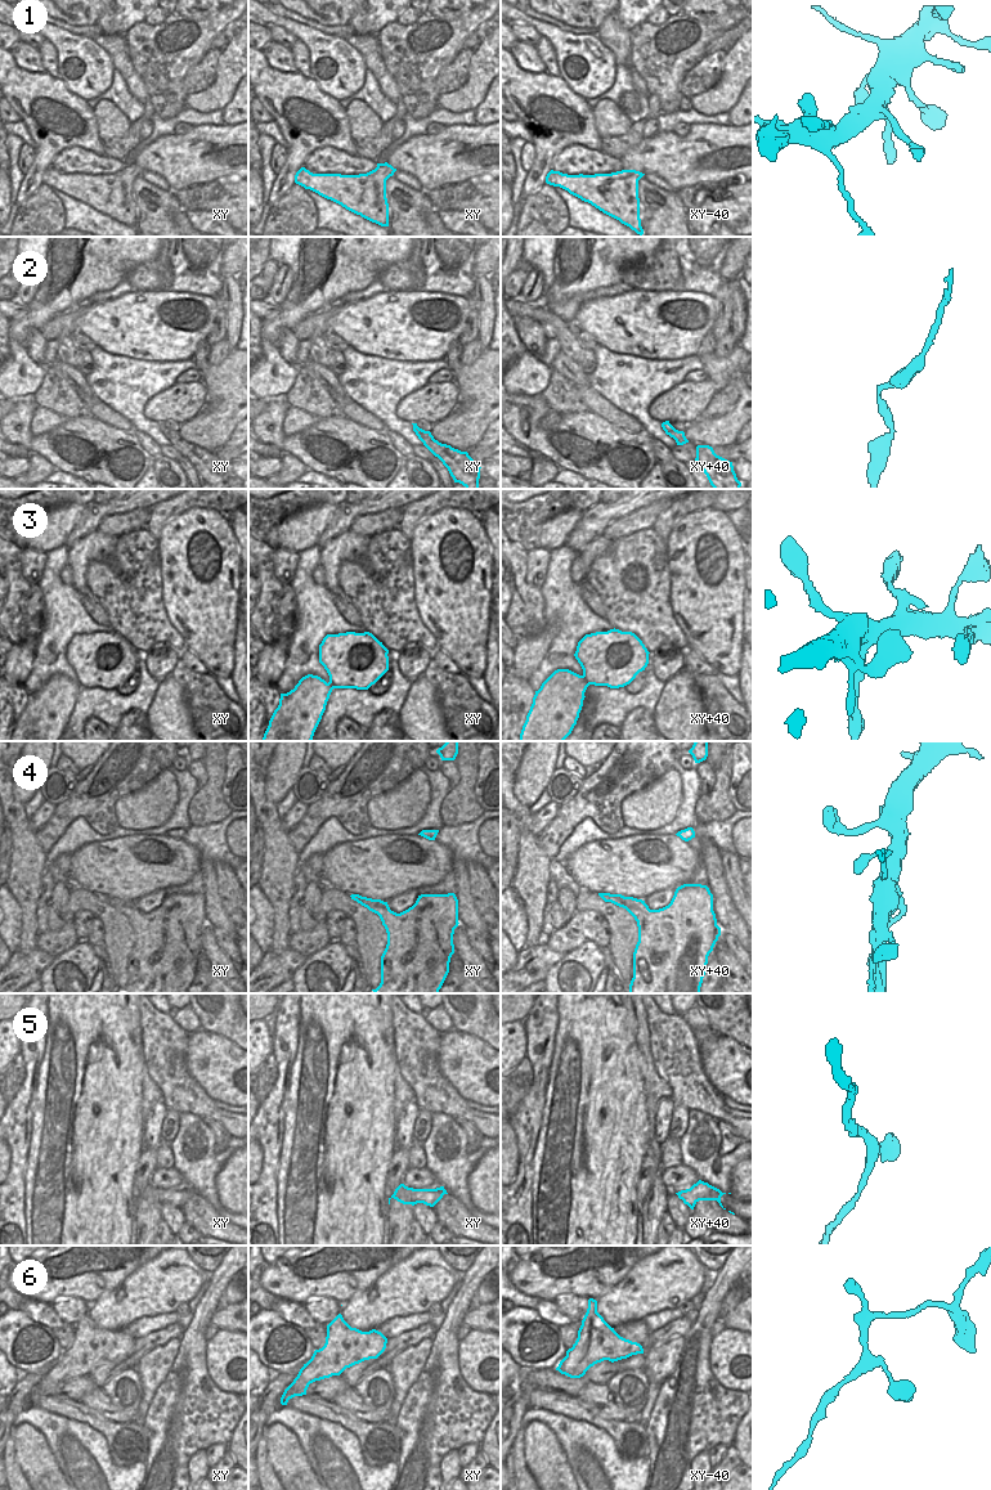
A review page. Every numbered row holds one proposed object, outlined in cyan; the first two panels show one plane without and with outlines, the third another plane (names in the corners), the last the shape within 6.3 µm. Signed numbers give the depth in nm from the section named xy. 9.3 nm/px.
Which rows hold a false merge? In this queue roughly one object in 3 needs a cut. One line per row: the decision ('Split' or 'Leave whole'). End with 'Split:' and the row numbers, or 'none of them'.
1: Leave whole
2: Leave whole
3: Leave whole
4: Split
5: Leave whole
6: Split
Split: 4, 6

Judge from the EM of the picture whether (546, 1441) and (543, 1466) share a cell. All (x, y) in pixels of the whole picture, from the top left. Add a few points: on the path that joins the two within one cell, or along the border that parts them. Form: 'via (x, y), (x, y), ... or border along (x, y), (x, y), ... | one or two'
via (543, 1448), (543, 1459) | one

